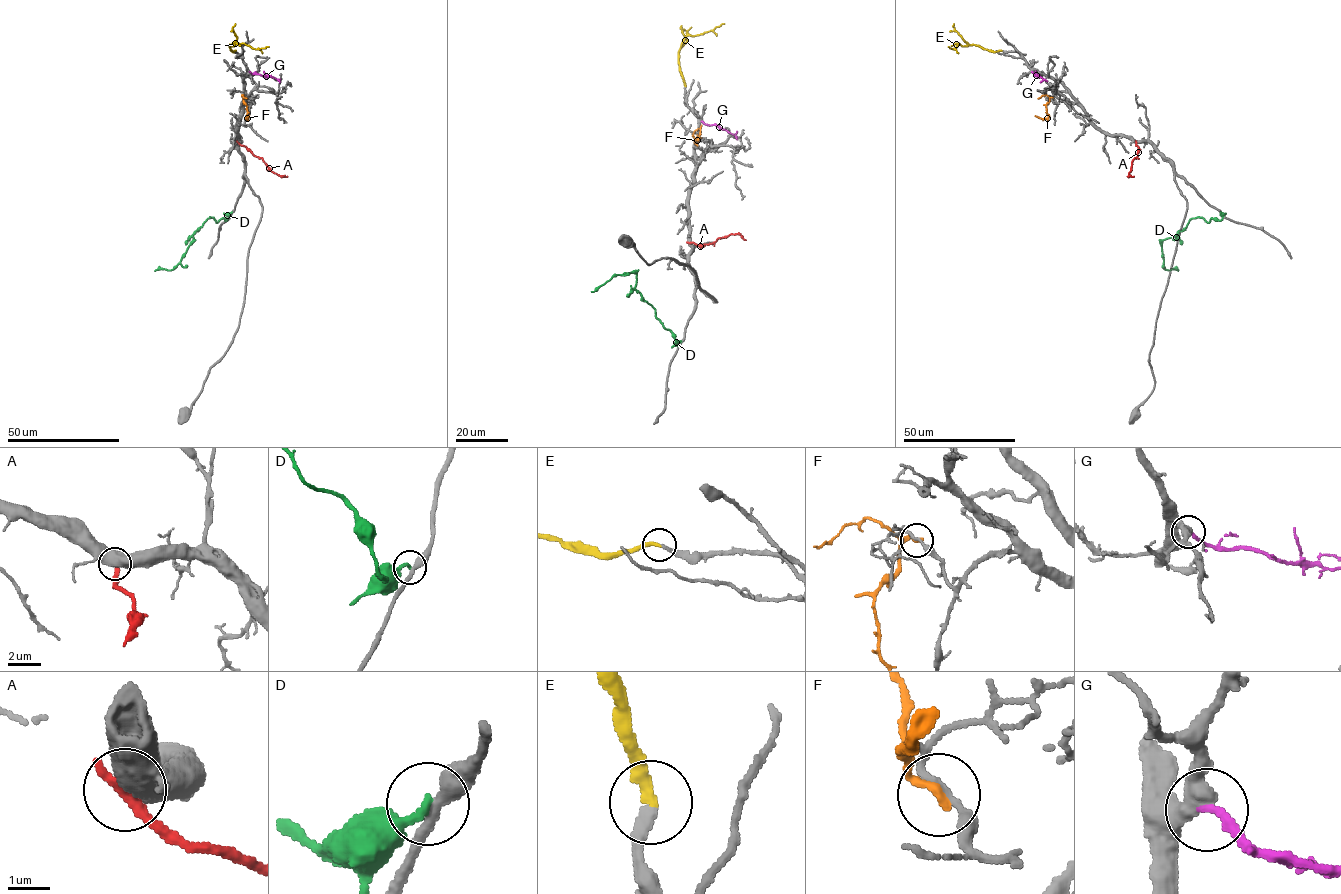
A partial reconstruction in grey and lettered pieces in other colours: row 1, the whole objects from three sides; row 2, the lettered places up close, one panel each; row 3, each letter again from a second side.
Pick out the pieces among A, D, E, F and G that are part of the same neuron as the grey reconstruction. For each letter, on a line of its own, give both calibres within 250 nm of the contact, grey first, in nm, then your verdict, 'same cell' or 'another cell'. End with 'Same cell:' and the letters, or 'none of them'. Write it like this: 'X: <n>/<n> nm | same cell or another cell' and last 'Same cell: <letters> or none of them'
A: 550/320 nm | another cell
D: 280/200 nm | another cell
E: 260/280 nm | same cell
F: 170/240 nm | another cell
G: 400/240 nm | same cell
Same cell: E, G

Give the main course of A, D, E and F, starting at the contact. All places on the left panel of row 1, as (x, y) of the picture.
A: (238, 142), (260, 157), (274, 173), (287, 176)
D: (231, 212), (227, 220), (216, 222), (208, 218), (192, 235), (180, 262), (170, 270), (155, 270)
E: (235, 50), (231, 51), (229, 45), (244, 43), (259, 49), (269, 47)
F: (245, 97), (243, 100), (247, 118), (249, 116)

